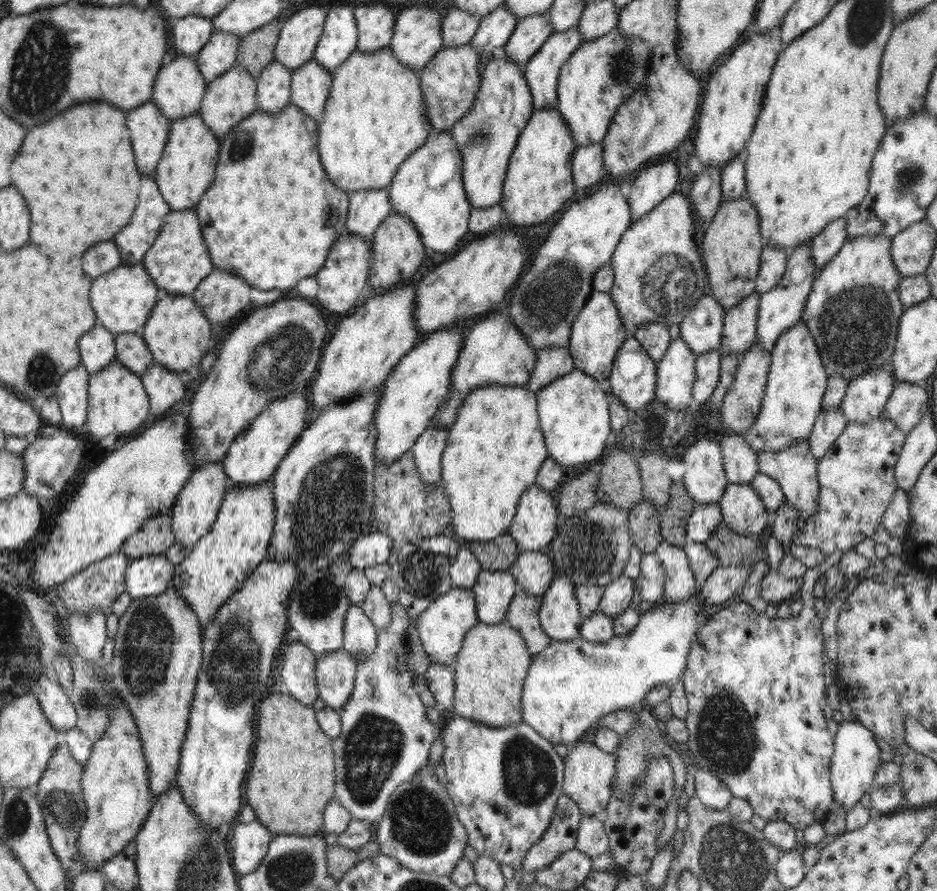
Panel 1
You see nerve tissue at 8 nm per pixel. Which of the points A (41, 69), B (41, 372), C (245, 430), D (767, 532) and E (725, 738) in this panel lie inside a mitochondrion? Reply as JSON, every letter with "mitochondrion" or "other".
{"A":"mitochondrion","B":"mitochondrion","C":"other","D":"other","E":"mitochondrion"}

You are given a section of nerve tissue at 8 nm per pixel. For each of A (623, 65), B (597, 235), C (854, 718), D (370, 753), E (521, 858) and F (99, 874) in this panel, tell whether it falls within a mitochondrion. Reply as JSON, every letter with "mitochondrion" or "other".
{"A":"mitochondrion","B":"other","C":"other","D":"mitochondrion","E":"other","F":"other"}

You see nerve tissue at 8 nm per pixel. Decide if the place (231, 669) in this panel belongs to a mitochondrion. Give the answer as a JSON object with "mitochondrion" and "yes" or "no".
{"mitochondrion":"yes"}

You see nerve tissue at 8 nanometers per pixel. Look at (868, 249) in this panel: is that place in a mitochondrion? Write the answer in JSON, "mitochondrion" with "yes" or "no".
{"mitochondrion":"no"}

